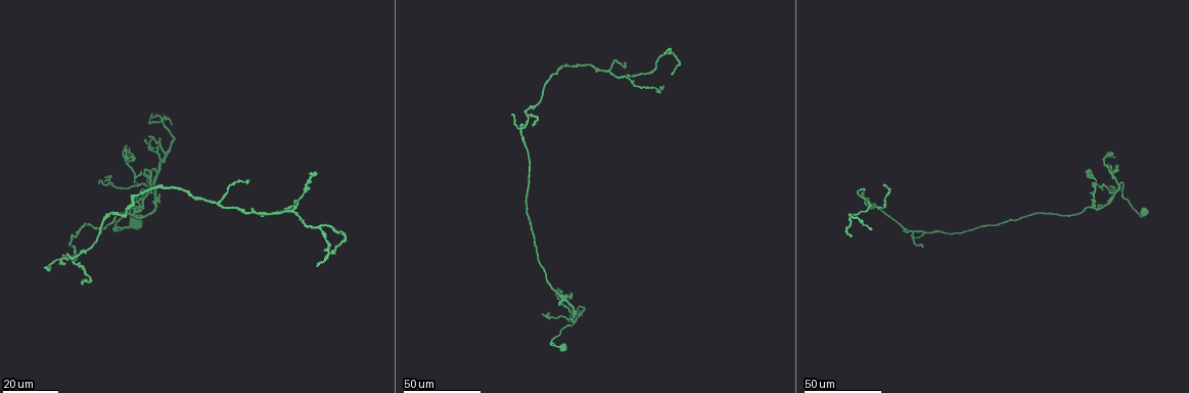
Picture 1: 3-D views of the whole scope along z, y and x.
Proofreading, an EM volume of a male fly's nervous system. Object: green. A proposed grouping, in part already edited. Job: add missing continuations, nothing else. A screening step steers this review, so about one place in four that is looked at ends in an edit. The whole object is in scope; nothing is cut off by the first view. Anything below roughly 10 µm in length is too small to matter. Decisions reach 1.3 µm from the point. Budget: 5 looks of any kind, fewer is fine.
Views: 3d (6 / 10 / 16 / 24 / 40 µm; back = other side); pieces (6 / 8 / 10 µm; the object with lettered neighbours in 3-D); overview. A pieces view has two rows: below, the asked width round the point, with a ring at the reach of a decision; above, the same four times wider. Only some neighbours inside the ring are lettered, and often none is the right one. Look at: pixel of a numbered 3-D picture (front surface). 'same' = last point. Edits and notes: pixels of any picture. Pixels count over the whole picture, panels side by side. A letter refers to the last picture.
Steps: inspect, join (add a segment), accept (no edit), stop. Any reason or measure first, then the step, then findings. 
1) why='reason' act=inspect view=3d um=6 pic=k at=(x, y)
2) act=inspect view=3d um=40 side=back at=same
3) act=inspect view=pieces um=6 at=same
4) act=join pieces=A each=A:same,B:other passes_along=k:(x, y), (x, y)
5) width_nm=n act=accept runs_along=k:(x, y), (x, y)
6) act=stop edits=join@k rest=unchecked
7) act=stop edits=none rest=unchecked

why='branch stops here' act=inspect view=3d um=24 pic=1 at=(866, 201)

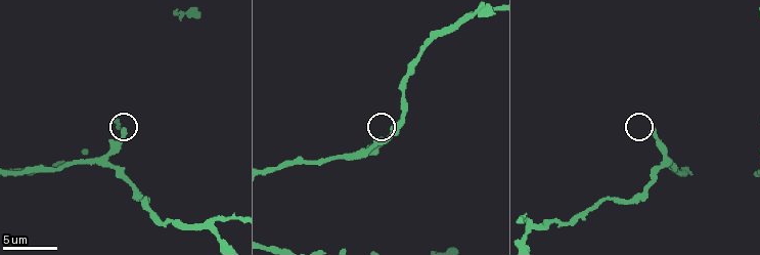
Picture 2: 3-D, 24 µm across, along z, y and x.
act=inspect view=pieces um=8 pic=2 at=(124, 131)

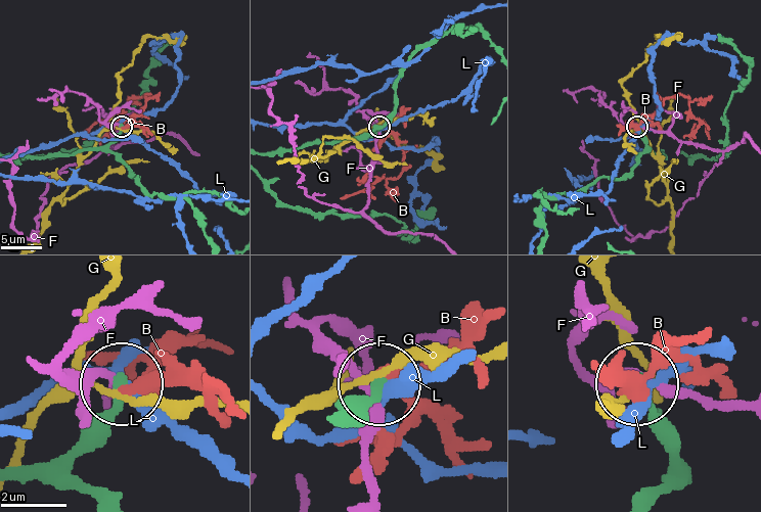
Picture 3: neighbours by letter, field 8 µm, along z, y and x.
act=accept each=B:other,F:other,G:other,L:other runs_along=3:(16, 477), (49, 469), (121, 389) found='none of them fits'

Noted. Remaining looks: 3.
why='branch stops here' act=inspect view=3d um=24 pic=1 at=(324, 248)

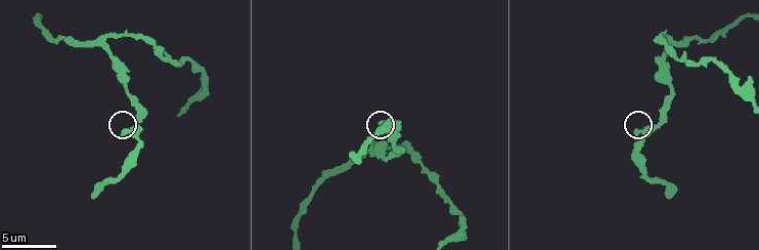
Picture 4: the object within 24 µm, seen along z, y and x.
why='what lies round it' act=inspect view=pieces um=6 pic=4 at=(123, 136)

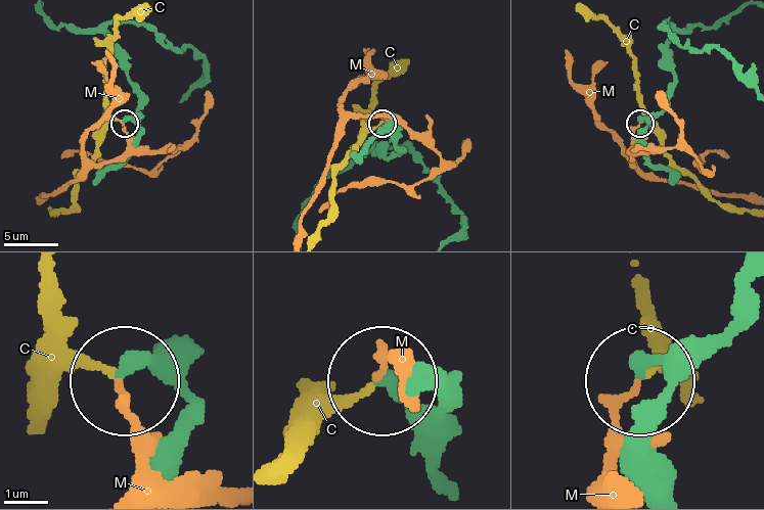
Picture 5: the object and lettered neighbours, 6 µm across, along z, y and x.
act=accept each=C:other,M:other runs_along=5:(745, 271), (722, 326), (638, 377) found='none of them fits'

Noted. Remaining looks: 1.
act=stop edits=none rest=unchecked

